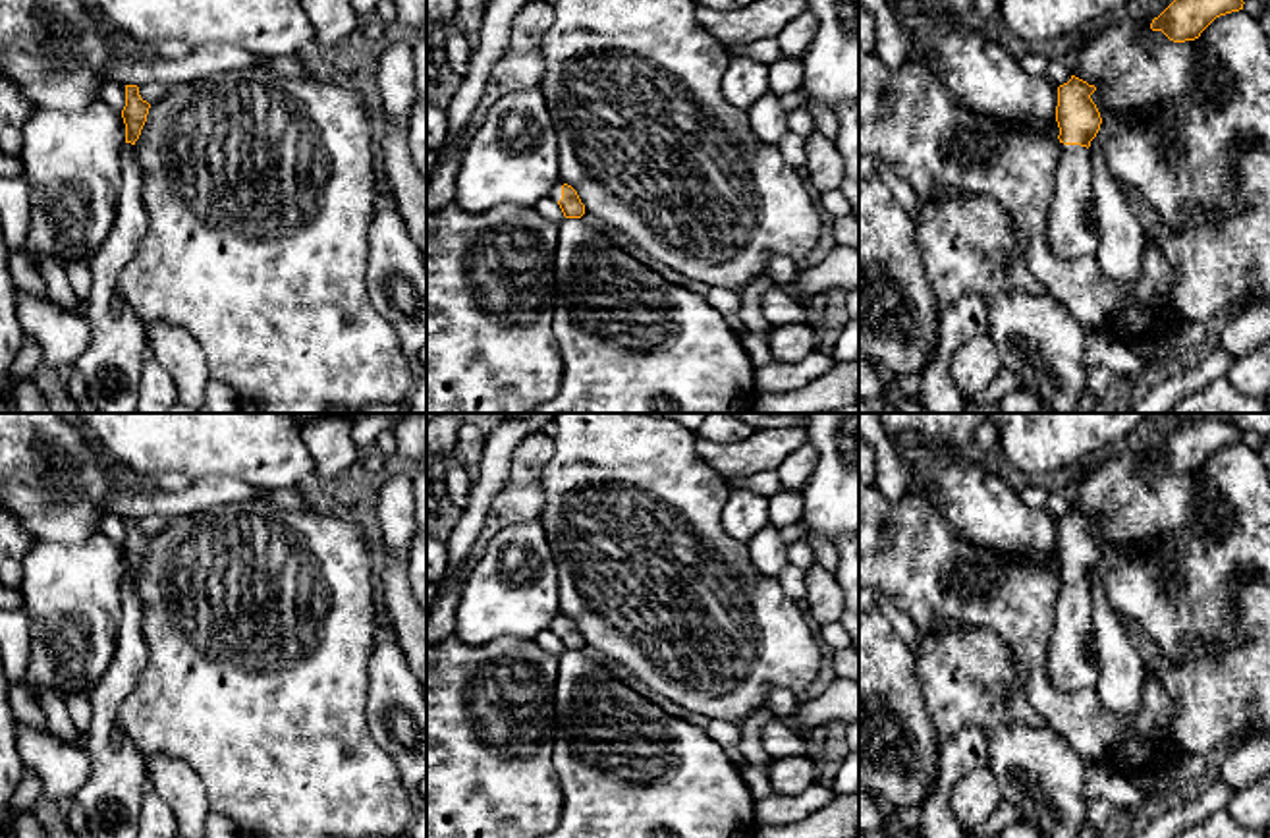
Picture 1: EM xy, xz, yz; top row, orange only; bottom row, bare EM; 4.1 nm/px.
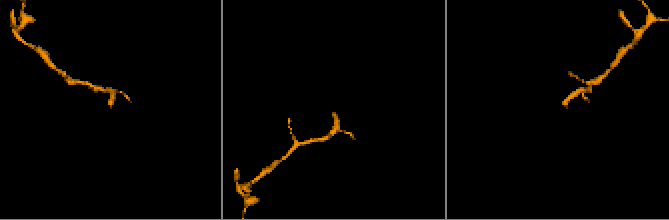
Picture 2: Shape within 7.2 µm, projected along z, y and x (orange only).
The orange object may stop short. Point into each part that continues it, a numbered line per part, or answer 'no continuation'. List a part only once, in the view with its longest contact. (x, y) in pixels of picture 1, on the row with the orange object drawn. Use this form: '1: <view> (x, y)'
1: yz (1068, 232)

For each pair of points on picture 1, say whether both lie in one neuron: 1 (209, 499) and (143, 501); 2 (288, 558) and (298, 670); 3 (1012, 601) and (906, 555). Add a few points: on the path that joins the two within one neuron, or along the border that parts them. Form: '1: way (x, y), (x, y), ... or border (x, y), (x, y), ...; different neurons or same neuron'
1: way (193, 499), (186, 502), (159, 502); same neuron
2: way (288, 586), (288, 643); same neuron
3: way (983, 605), (940, 597), (935, 584); same neuron

